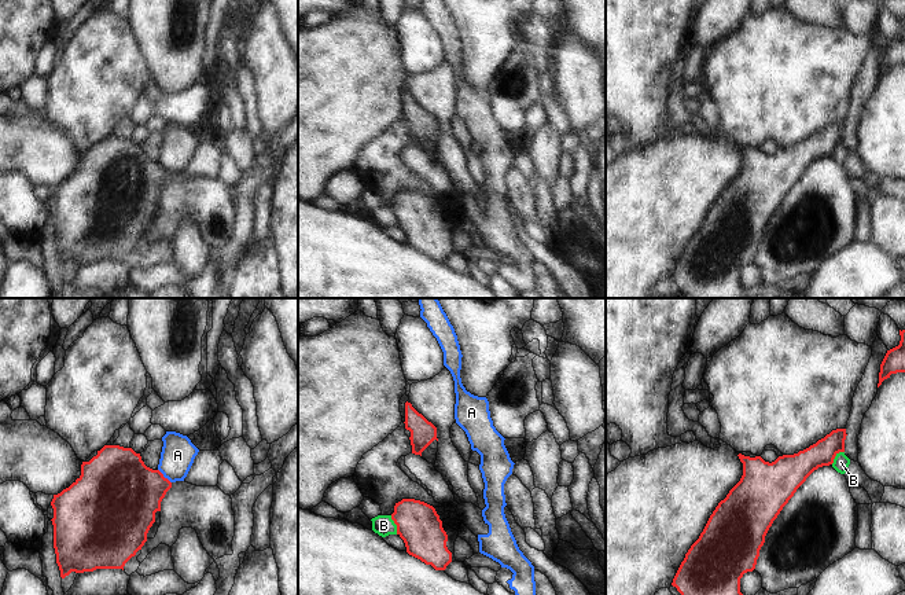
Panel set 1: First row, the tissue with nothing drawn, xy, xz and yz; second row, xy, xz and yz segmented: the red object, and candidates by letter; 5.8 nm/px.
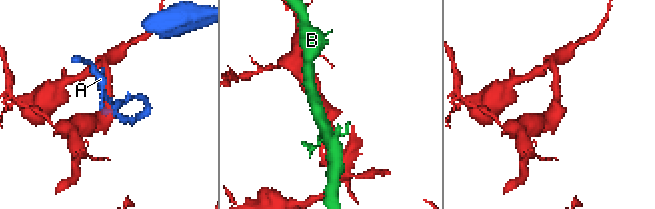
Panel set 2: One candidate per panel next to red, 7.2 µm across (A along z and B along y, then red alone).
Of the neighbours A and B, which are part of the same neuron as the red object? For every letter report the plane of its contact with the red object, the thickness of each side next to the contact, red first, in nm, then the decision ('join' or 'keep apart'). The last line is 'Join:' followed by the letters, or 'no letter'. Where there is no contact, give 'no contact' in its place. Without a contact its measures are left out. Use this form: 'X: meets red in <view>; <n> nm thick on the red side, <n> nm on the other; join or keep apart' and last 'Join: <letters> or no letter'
A: meets red in xy; 420 nm thick on the red side, 200 nm on the other; keep apart
B: meets red in xz; 260 nm thick on the red side, 120 nm on the other; keep apart
Join: no letter

